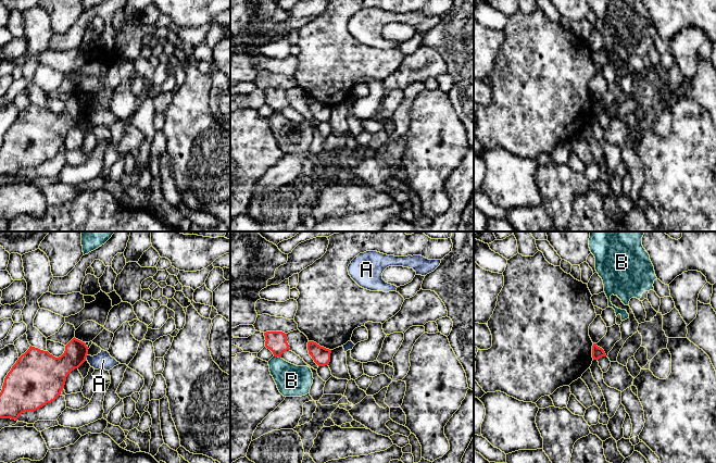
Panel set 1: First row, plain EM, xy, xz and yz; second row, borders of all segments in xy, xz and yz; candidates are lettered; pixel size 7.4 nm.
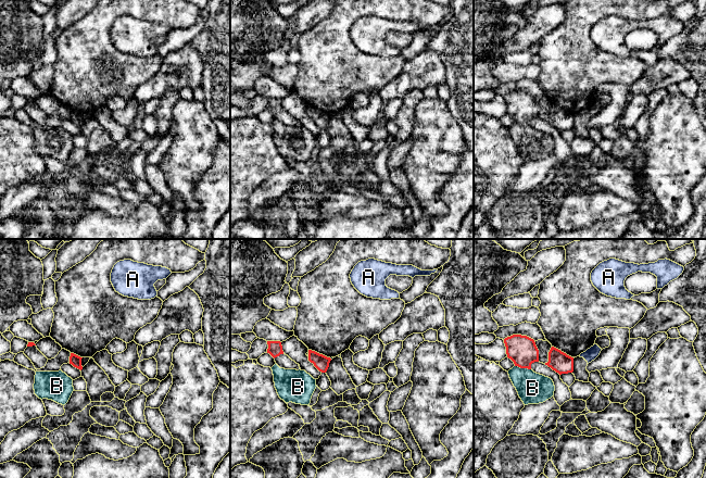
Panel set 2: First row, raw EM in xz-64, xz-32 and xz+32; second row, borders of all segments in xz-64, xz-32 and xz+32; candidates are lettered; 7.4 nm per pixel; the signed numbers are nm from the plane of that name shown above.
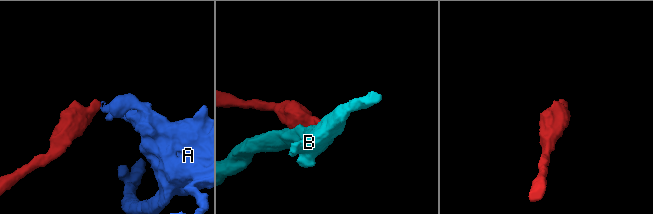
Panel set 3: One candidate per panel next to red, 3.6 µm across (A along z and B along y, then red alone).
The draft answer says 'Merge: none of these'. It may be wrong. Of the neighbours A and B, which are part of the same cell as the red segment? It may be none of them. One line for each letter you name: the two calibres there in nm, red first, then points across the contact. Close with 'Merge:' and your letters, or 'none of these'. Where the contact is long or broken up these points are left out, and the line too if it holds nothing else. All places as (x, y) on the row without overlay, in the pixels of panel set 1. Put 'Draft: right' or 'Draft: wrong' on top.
Draft: right
Merge: none of these

